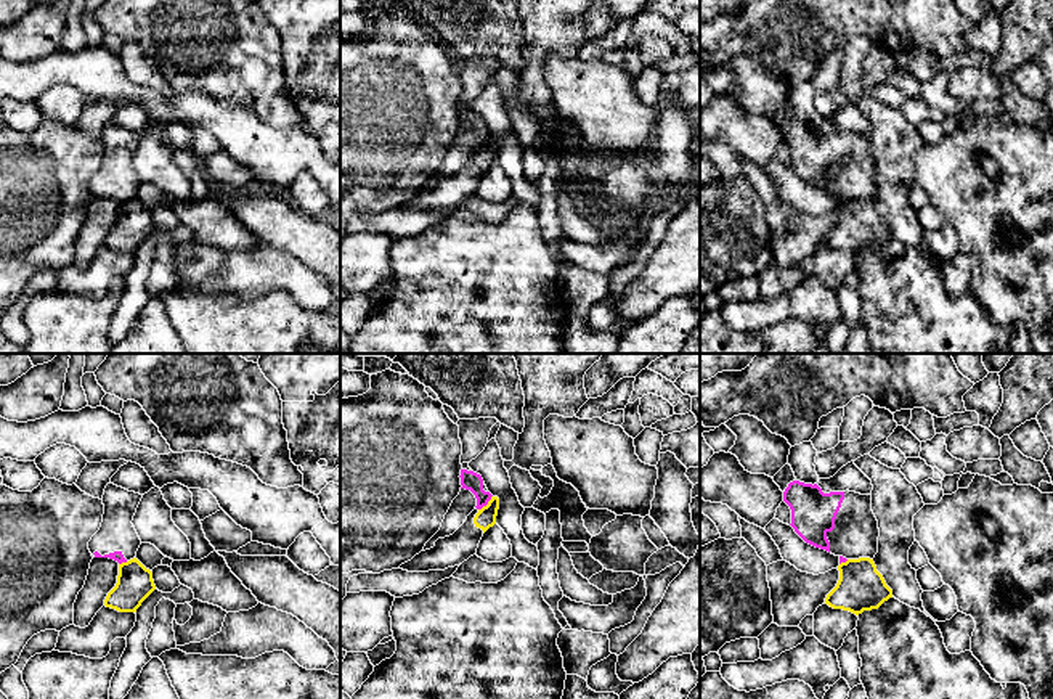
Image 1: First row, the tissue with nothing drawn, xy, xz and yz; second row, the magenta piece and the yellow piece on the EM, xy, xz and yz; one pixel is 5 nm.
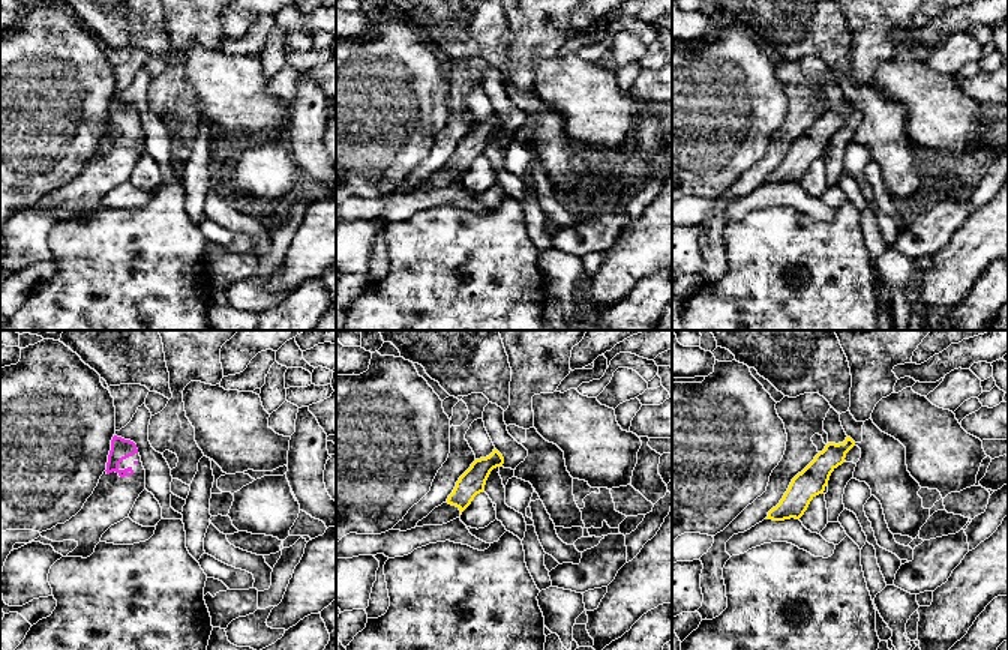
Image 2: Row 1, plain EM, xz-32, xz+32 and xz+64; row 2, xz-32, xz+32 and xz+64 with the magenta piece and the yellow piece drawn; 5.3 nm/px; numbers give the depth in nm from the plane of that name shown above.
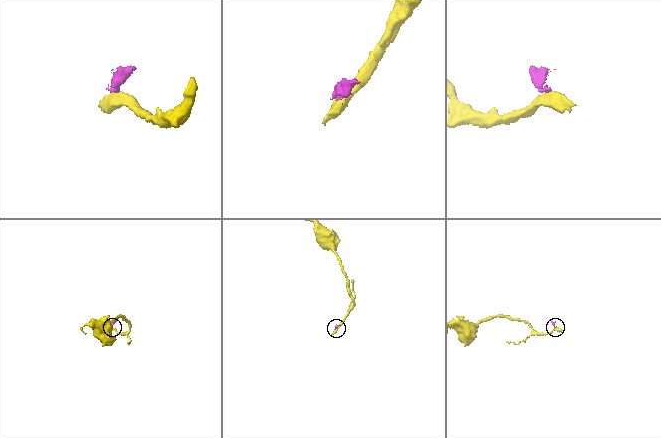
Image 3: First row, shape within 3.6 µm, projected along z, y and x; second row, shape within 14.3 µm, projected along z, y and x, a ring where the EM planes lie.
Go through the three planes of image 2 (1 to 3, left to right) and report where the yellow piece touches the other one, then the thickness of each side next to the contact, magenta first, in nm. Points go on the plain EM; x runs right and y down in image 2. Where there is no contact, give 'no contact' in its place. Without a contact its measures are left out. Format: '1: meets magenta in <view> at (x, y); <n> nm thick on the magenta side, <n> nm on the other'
1: no contact
2: no contact
3: no contact

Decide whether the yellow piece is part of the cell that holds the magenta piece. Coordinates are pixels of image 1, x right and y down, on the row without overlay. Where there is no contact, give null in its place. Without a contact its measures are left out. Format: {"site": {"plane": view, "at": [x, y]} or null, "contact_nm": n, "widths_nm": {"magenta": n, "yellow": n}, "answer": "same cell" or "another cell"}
{"site": {"plane": "xz", "at": [487, 143]}, "contact_nm": 100, "widths_nm": {"magenta": 100, "yellow": 100}, "answer": "another cell"}

